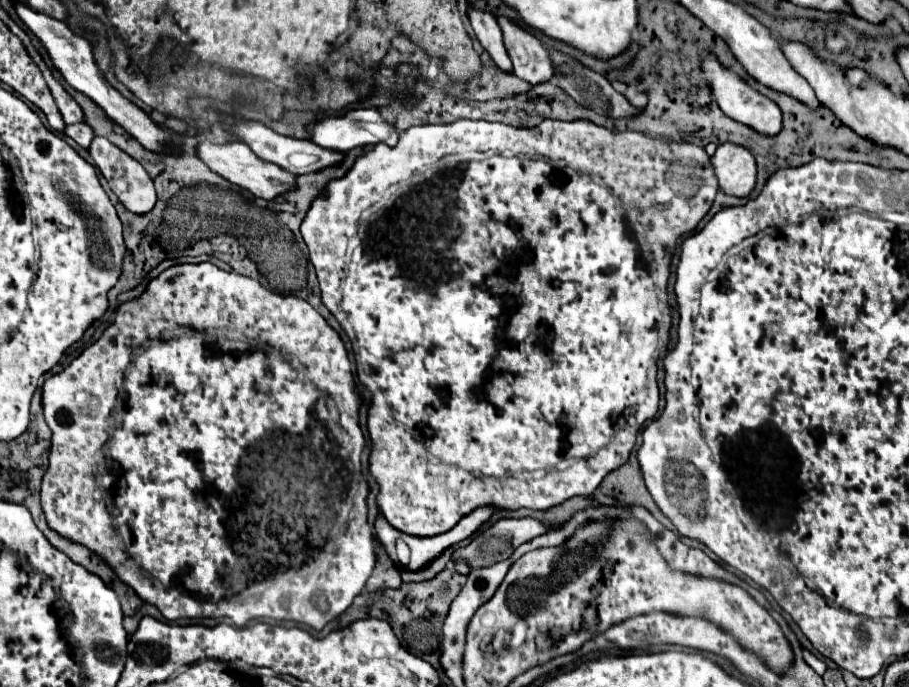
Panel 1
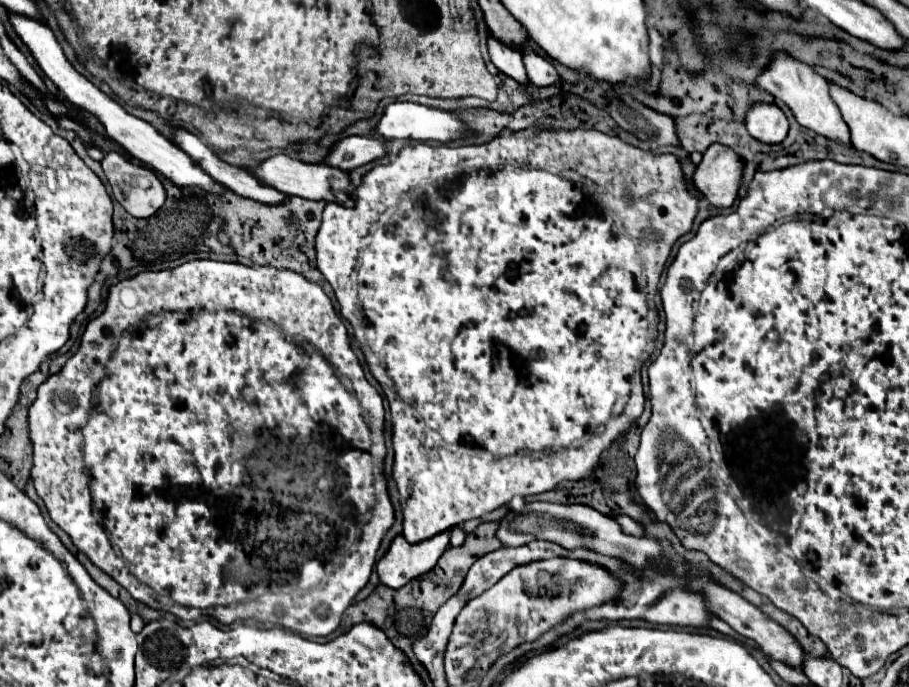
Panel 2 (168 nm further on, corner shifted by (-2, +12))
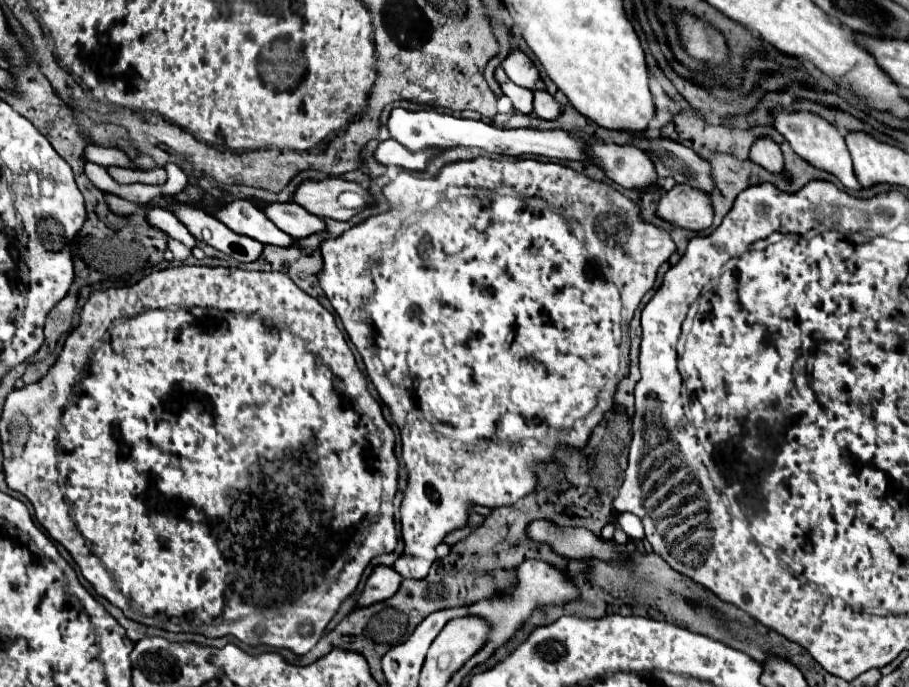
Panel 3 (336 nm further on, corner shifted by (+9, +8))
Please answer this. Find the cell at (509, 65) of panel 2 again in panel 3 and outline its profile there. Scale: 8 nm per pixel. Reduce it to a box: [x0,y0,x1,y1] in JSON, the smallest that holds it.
[495,69,533,115]

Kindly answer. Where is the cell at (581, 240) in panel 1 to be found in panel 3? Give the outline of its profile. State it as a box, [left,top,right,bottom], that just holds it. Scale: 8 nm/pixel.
[321,157,675,579]

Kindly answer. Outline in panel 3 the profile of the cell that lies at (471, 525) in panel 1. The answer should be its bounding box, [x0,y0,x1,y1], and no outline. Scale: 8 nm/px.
[357,567,403,607]

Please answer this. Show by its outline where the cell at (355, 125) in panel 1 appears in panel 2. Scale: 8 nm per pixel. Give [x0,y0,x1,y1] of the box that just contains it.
[374,101,464,143]

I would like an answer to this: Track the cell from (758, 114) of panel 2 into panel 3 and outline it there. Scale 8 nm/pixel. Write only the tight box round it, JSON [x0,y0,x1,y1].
[751,139,783,173]

